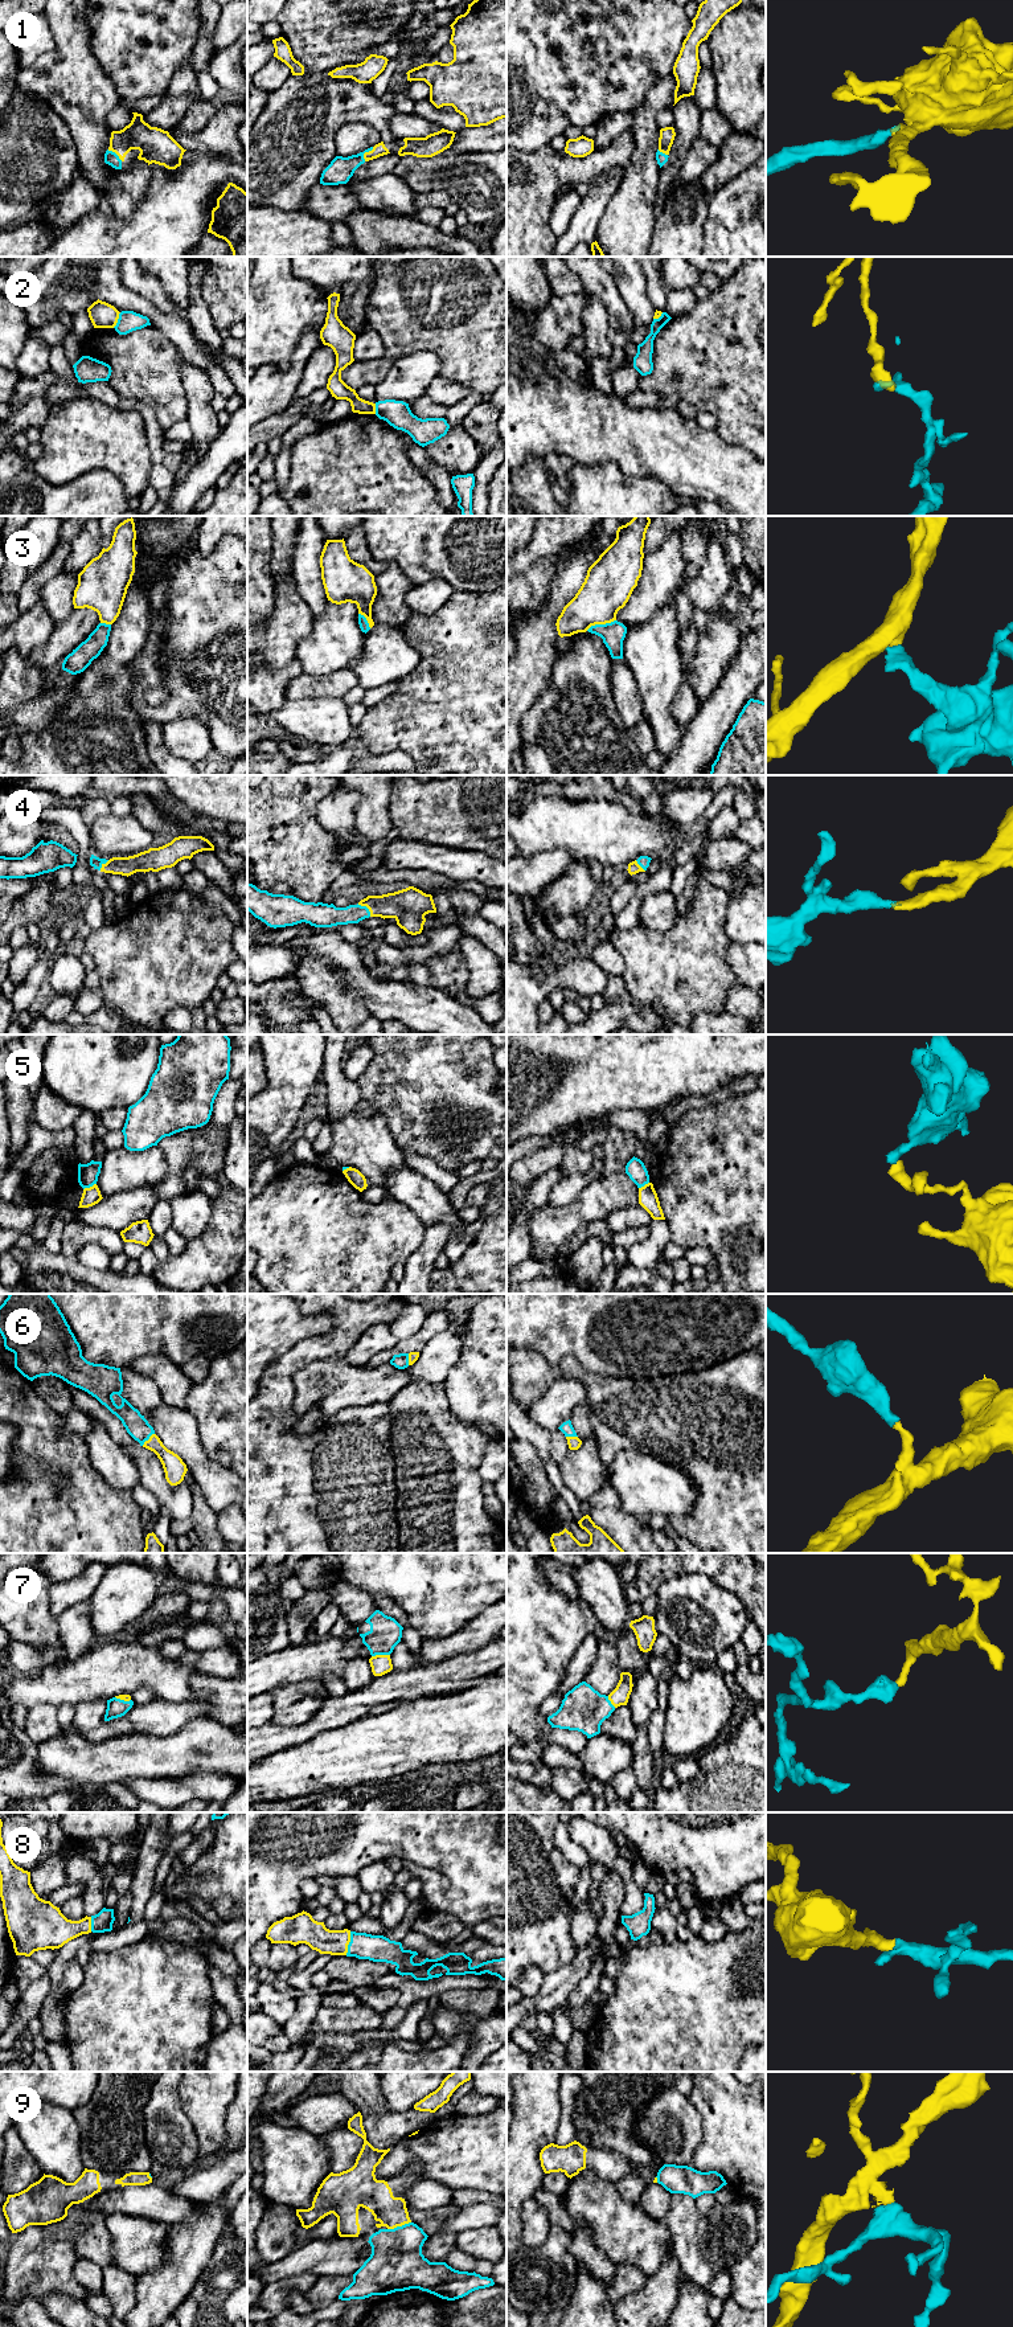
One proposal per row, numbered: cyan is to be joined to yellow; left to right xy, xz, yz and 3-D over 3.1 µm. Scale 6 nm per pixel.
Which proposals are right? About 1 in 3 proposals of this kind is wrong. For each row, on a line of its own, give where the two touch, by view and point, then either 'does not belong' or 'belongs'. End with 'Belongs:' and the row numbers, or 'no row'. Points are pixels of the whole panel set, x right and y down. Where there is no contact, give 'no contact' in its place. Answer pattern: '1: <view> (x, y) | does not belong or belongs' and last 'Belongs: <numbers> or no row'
1: xz (365, 152) | belongs
2: xy (117, 320) | does not belong
3: yz (601, 623) | does not belong
4: xz (366, 906) | belongs
5: xy (90, 1187) | does not belong
6: xy (148, 1439) | belongs
7: xz (380, 1655) | belongs
8: xz (348, 1944) | belongs
9: xz (398, 2225) | belongs
Belongs: 1, 4, 6, 7, 8, 9

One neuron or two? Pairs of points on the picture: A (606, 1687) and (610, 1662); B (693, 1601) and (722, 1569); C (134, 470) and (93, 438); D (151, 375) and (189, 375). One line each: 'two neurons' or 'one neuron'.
A: one neuron
B: two neurons
C: one neuron
D: two neurons

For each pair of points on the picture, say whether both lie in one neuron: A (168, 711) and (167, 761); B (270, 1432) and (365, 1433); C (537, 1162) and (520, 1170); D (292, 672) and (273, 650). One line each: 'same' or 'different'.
A: different
B: same
C: same
D: different

